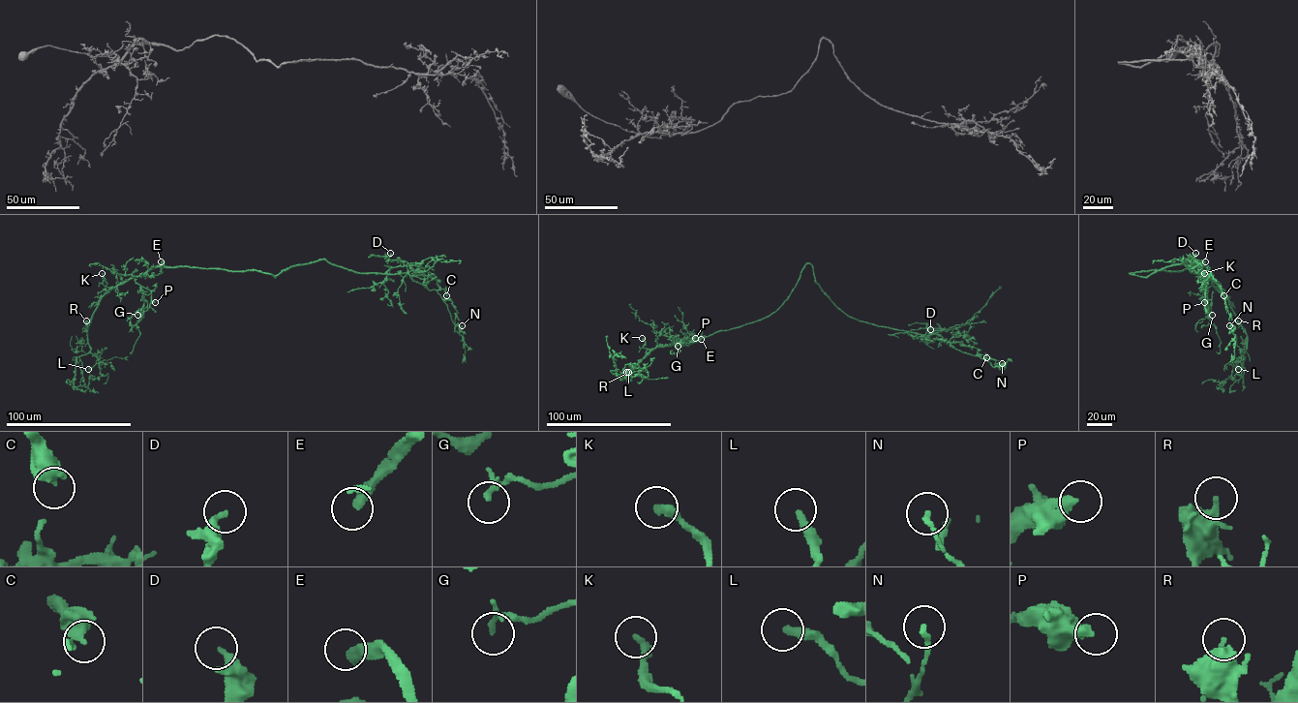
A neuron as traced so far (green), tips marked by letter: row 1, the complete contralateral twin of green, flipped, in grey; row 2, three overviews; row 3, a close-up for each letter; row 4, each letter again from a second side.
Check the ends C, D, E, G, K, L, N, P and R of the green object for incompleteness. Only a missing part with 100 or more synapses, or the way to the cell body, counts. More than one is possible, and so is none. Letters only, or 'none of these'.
E

